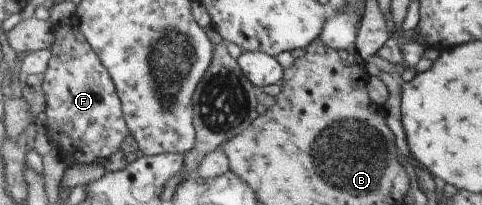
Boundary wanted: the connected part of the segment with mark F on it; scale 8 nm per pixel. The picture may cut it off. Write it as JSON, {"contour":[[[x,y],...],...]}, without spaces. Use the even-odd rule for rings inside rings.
{"contour":[[[75,21],[56,27],[56,35],[59,44],[43,82],[49,141],[60,149],[67,165],[108,160],[121,149],[121,143],[130,134],[118,88]]]}

